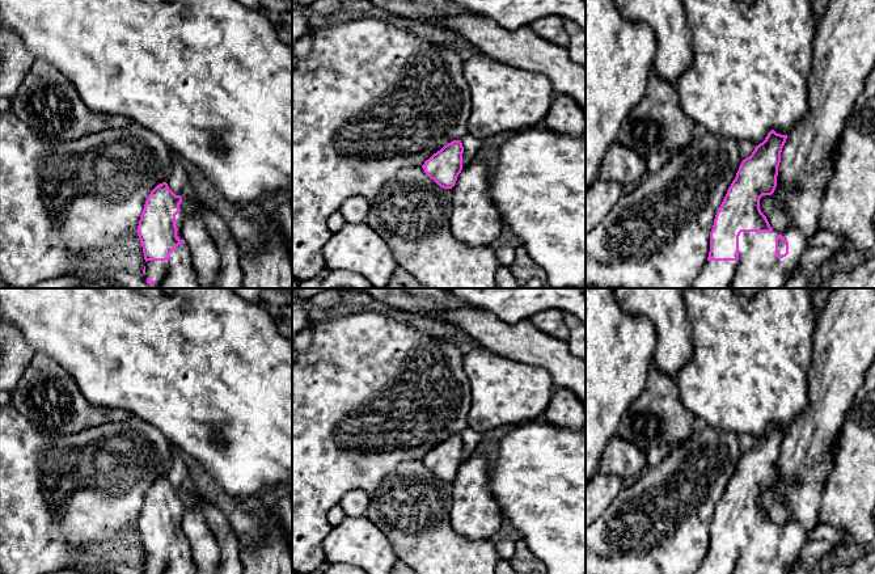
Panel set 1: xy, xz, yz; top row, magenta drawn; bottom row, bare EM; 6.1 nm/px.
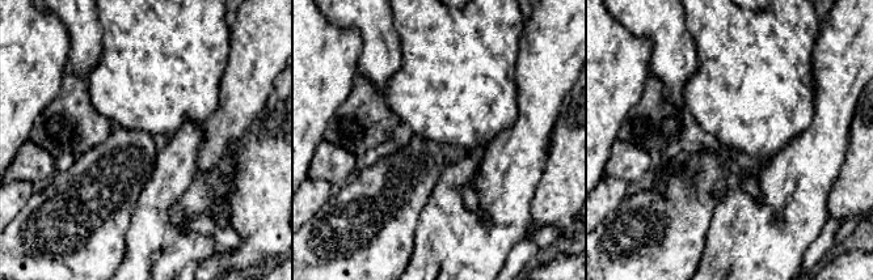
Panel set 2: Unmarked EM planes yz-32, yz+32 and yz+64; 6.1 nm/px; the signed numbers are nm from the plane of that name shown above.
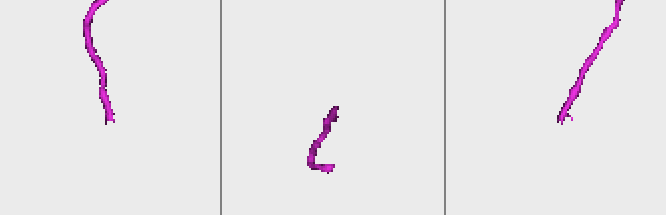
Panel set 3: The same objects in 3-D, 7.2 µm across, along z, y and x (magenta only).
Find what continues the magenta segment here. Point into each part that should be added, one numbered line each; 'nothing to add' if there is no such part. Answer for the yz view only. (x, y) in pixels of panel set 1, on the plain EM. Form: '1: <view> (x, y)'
1: yz (844, 344)

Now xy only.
1: xy (231, 562)

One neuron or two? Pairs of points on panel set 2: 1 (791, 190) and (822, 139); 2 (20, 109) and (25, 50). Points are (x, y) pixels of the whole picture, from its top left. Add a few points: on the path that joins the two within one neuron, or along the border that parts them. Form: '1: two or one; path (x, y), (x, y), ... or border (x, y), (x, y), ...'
1: one; path (800, 177), (818, 152)
2: one; path (20, 94), (20, 64)

